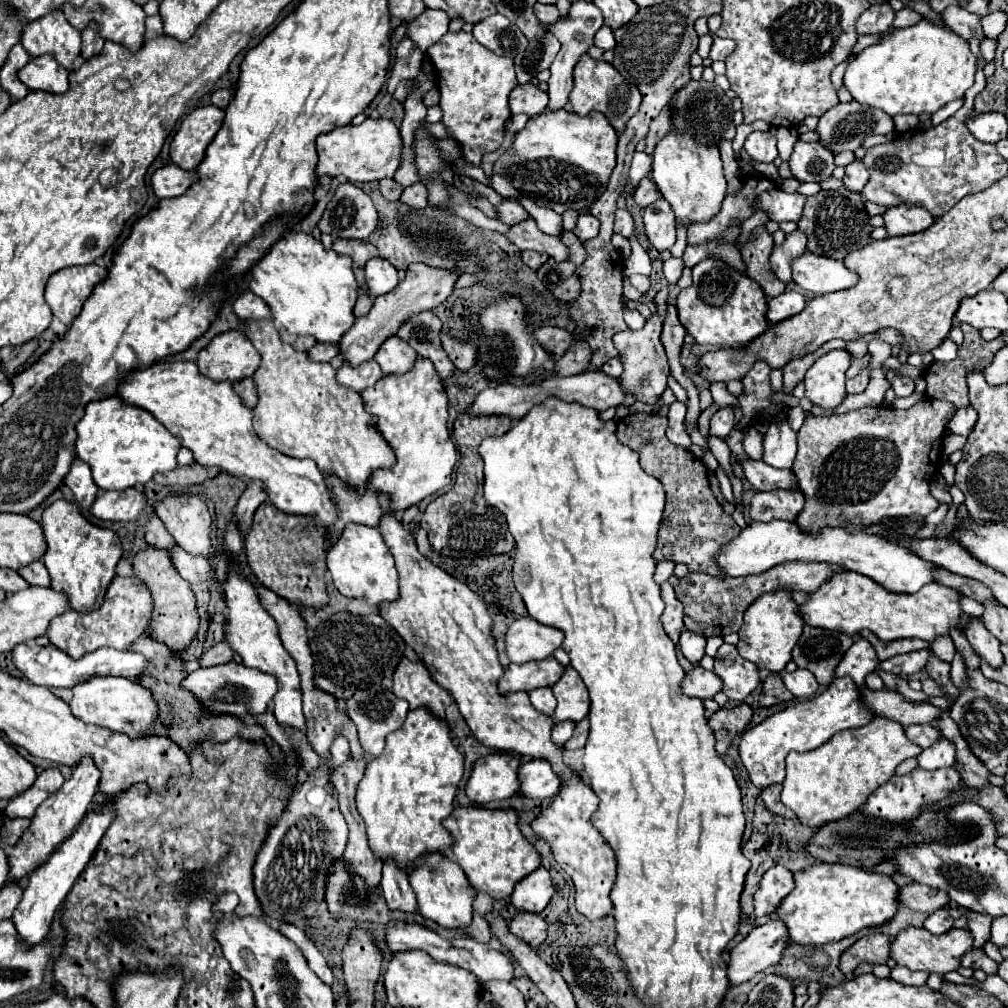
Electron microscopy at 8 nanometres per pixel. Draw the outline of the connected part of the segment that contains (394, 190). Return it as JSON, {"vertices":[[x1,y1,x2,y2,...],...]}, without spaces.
{"vertices":[[384,178,380,180,380,192,386,196,386,200,398,200,402,194,402,184,392,178]]}

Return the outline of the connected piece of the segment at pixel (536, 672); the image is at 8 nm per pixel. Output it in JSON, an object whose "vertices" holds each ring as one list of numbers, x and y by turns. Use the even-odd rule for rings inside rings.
{"vertices":[[554,656,544,660,534,660,528,664,510,664,504,676,498,682,500,692,516,692,516,690,534,690,540,686,552,686,564,674,566,666,560,664]]}

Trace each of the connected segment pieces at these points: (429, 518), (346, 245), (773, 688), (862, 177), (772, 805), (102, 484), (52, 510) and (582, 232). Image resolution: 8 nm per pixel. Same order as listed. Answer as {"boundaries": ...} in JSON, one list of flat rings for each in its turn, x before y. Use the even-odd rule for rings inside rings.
{"boundaries":[[[460,414,454,422,454,440,460,452,460,466,452,488,432,500,422,516,422,528,428,532,432,548,450,558,484,558,494,554,508,554,514,548,514,538,508,530,506,518,496,508,488,506,482,496,482,458,478,446,488,436,502,436,510,428,510,420,504,416,474,418,470,414]],[[336,240,334,242,334,250,340,254,340,256,350,256,352,258,352,266,354,266,354,276,362,288,362,292,368,292,366,284,364,284,364,264,374,258,374,256,380,256,378,250,366,242,366,240]],[[768,674,766,680,762,682,762,692,760,692,760,706,774,706,780,702,790,702,794,696,784,688,782,676,780,674]],[[854,158,848,166,846,166,846,176,844,176,844,186,854,190,854,192,862,192,864,184,868,182,870,174,868,168,864,168,864,162,860,158]],[[772,784,772,786,768,786,768,788,762,790,760,796,762,796,766,808,768,808,770,812,782,816,782,818,796,818,796,814,794,814,792,810,788,810,788,808,780,802,780,790,782,790,782,784]],[[112,396,106,400,96,400,86,404,86,412,82,420,76,424,76,454,80,460,72,462,68,476,64,476,66,486,76,496,76,502,90,510,98,496,98,488,102,490,126,490,126,488,142,488,146,482,154,478,154,474,166,474,178,468,178,450,182,448,180,440,172,436,164,424,160,424,148,410,130,406,120,396]],[[56,500,50,508,46,508,40,524,44,530,48,550,42,562,34,562,26,568,20,568,20,576,26,578,32,586,50,586,52,578,52,588,66,592,70,606,78,612,98,608,108,584,116,576,116,564,120,562,124,552,118,534,114,530,104,530,88,522,78,510,78,506,68,500],[44,564,48,570,44,568]],[[582,214,582,216,578,218,578,224,576,224,574,234,576,234,582,242,594,238,598,232,600,232,600,220,596,220,592,214]]]}

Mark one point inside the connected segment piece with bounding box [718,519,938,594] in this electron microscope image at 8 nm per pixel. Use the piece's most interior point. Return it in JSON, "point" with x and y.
{"point":[760,546]}

